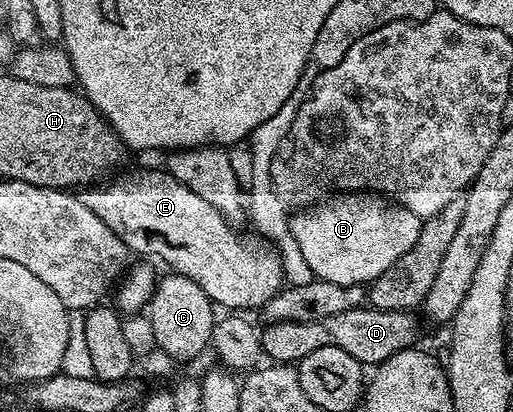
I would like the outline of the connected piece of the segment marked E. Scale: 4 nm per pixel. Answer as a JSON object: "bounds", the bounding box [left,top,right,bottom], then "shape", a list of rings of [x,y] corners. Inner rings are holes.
{"bounds":[79,169,285,311],"shape":[[[148,169],[145,173],[128,173],[125,177],[119,177],[112,179],[117,181],[109,180],[95,187],[85,188],[79,194],[80,201],[86,203],[86,207],[90,207],[90,211],[94,211],[94,215],[98,215],[98,219],[102,219],[102,223],[106,223],[106,227],[110,227],[133,254],[145,253],[148,257],[161,257],[169,265],[167,268],[171,272],[194,279],[198,287],[206,291],[213,306],[221,310],[224,308],[224,311],[259,310],[285,284],[283,268],[275,249],[266,247],[255,253],[236,234],[237,230],[221,215],[218,207],[194,195],[190,187],[174,179],[167,171],[160,170],[159,173],[156,169]]]}

